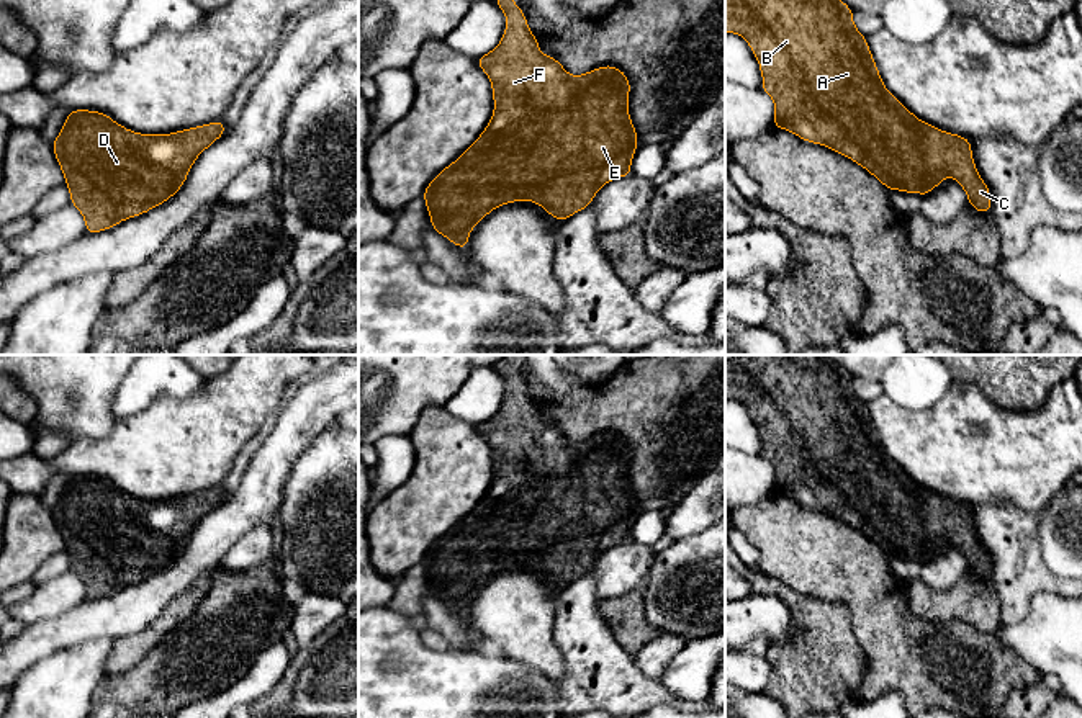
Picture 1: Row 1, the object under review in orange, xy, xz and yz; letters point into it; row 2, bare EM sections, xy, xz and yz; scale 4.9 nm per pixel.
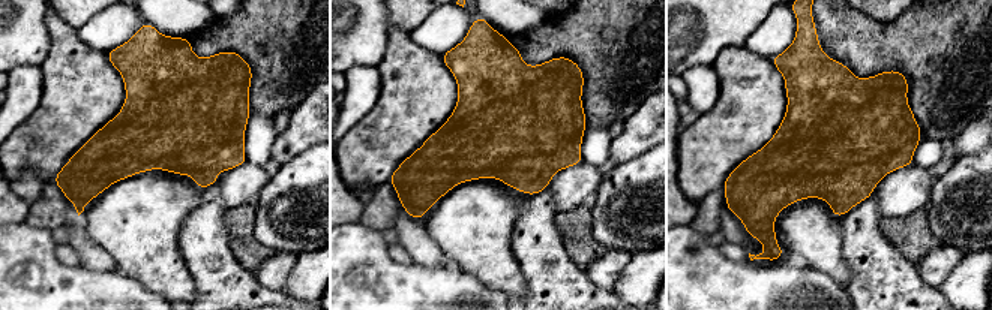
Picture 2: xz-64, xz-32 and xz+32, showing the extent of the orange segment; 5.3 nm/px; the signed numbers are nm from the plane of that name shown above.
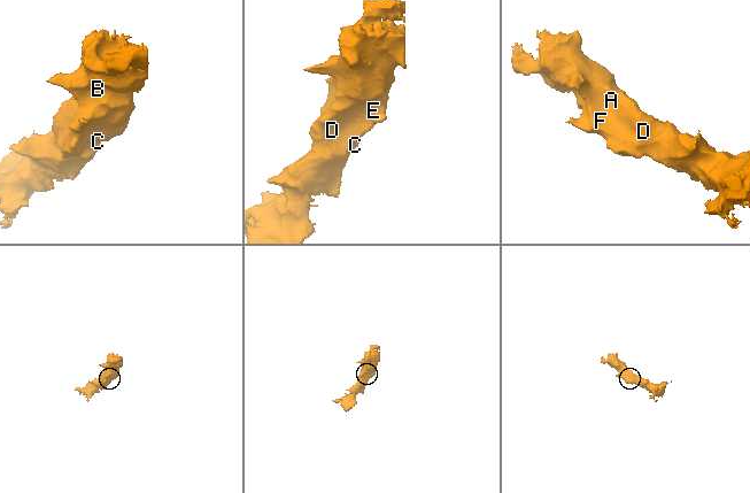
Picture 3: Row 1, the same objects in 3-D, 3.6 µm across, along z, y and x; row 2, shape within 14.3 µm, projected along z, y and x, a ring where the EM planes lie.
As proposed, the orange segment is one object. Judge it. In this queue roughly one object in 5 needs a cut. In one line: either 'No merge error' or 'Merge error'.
No merge error

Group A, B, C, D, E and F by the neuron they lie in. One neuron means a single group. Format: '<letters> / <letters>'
A B C D E F

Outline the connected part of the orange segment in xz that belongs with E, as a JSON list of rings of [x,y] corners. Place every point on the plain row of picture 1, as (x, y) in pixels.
[[[499,360],[493,370],[506,379],[506,396],[493,417],[476,424],[491,448],[493,482],[478,505],[422,559],[432,597],[463,617],[473,594],[503,571],[532,568],[558,587],[589,574],[601,553],[632,541],[630,528],[640,509],[627,474],[630,447],[619,433],[570,442],[553,422],[540,419],[511,360]]]

